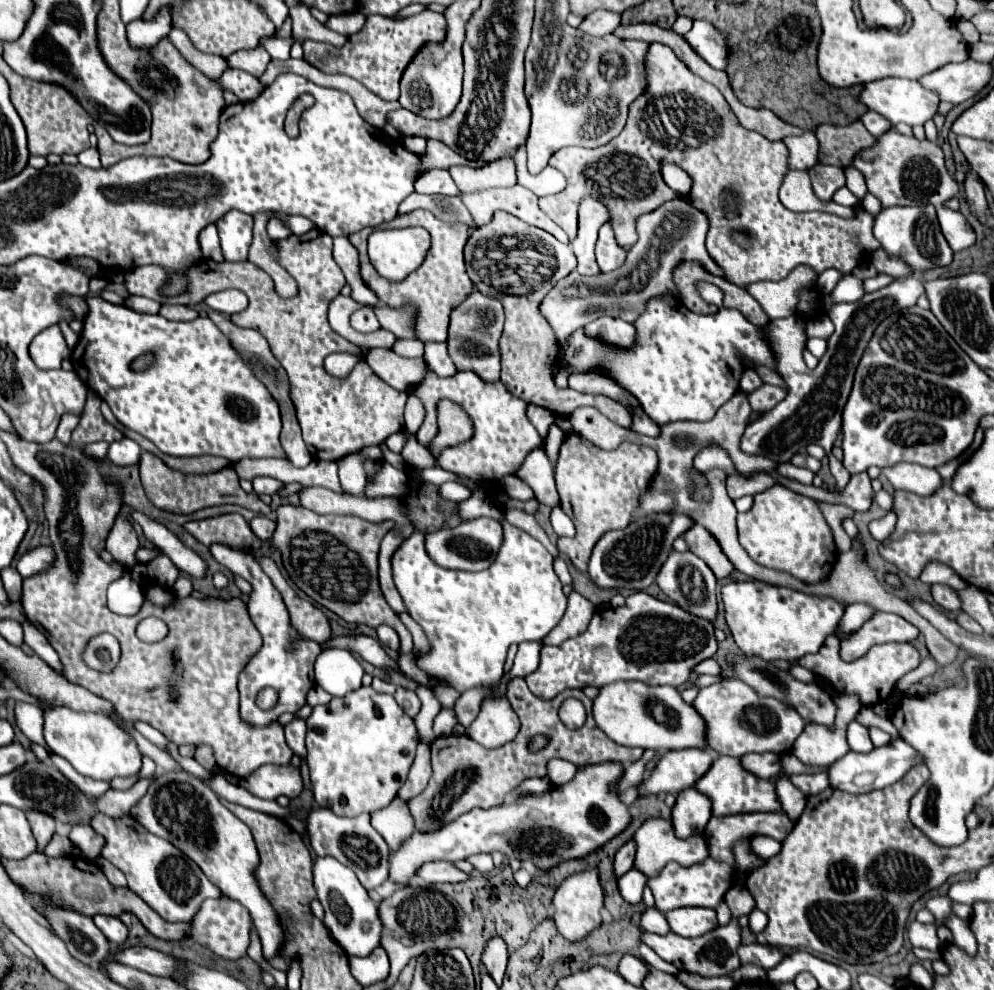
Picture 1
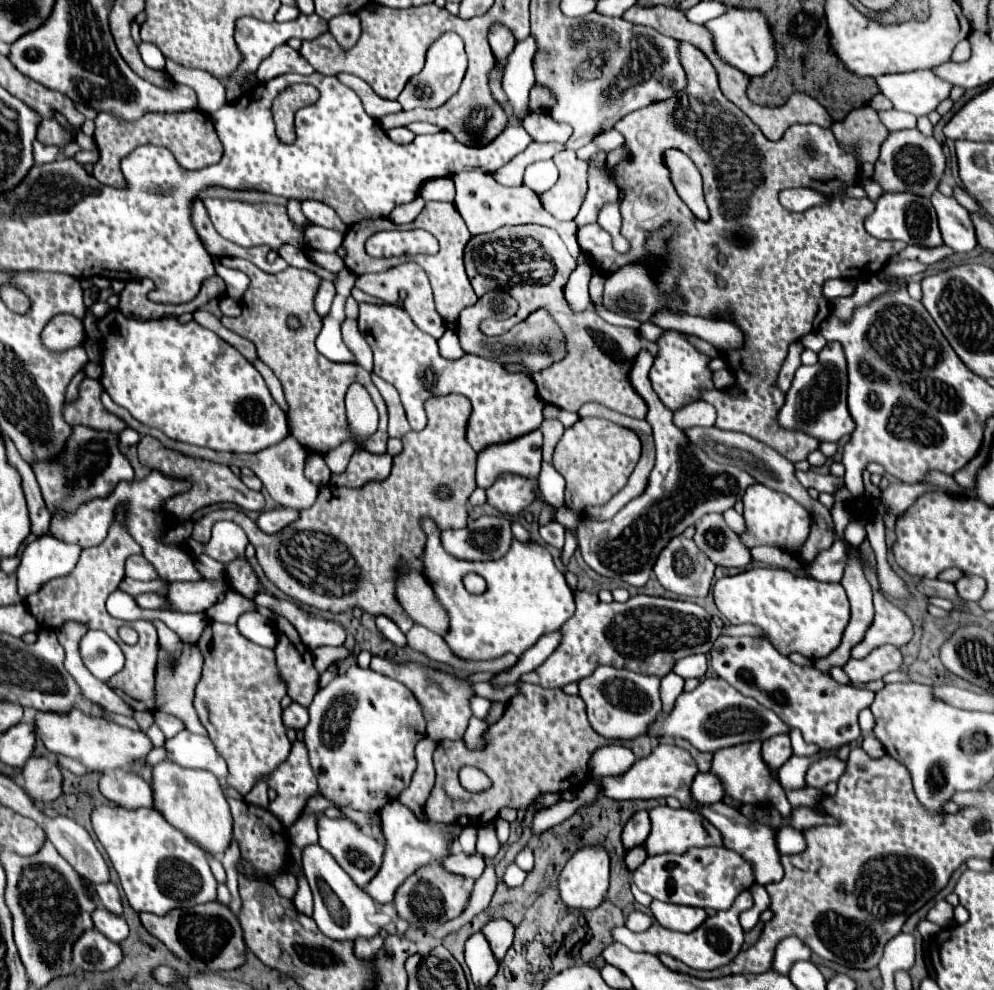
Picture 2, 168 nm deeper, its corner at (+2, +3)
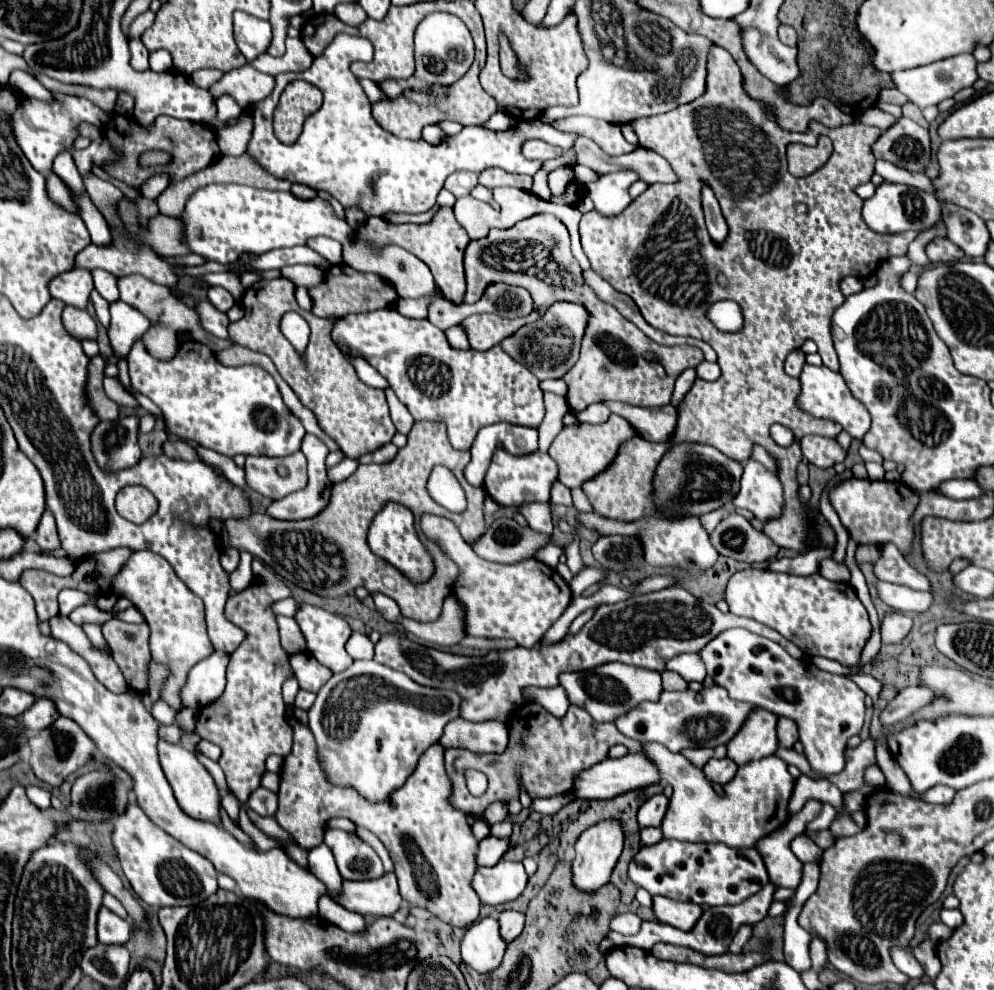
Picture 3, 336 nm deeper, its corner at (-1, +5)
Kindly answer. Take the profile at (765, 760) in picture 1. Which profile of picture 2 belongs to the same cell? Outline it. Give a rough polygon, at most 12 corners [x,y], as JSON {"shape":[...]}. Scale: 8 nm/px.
{"shape":[[788,733],[764,741],[762,757],[780,769],[792,757]]}

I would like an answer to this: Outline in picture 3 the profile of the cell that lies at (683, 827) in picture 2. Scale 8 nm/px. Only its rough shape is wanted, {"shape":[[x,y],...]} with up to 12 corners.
{"shape":[[647,743],[673,797],[663,839],[755,847],[789,819],[777,755],[719,797],[681,753]]}

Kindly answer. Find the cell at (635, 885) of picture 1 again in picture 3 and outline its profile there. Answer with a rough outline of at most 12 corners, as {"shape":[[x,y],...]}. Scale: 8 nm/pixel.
{"shape":[[659,827],[641,829],[641,845],[659,843],[661,831]]}

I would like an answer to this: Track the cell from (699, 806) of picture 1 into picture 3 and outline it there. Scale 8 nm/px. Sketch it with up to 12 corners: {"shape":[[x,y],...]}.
{"shape":[[711,759],[703,773],[709,783],[727,785],[737,765],[731,759]]}

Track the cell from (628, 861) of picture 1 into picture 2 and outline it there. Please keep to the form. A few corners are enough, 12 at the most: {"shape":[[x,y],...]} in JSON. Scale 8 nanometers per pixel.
{"shape":[[636,811],[624,827],[626,849],[642,845],[650,833],[648,811]]}

